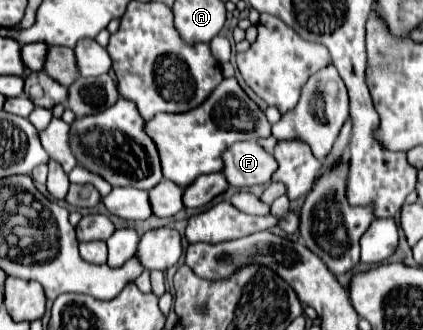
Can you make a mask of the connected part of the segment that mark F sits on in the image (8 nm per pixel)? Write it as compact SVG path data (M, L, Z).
M237 142L223 154L225 178L235 188L269 184L277 170L277 160L259 142Z

